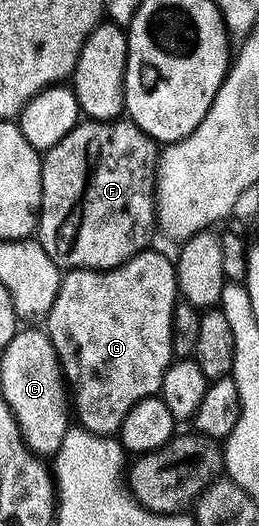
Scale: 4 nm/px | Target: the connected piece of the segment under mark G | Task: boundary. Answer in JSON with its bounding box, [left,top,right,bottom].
[45,248,179,436]

